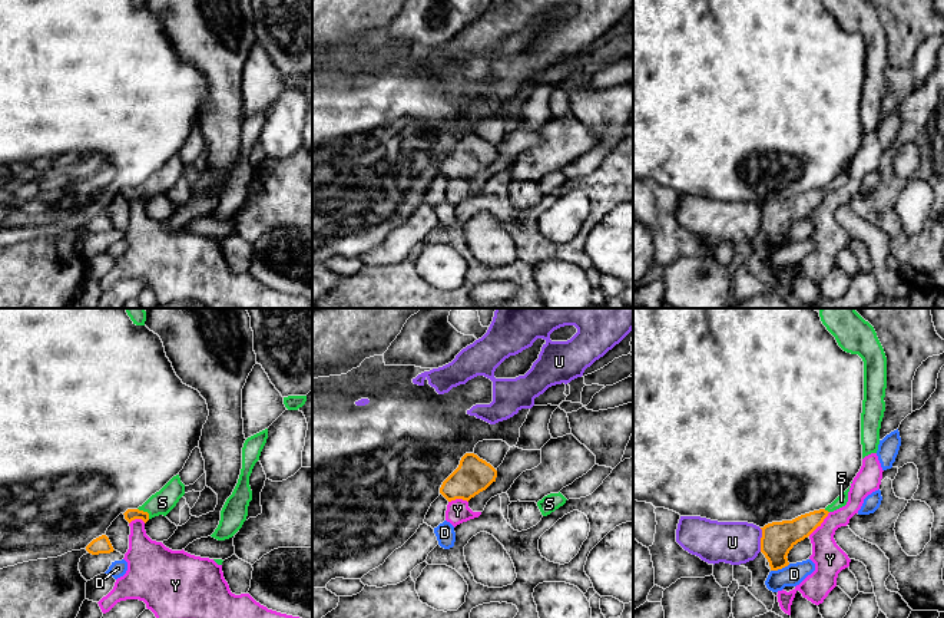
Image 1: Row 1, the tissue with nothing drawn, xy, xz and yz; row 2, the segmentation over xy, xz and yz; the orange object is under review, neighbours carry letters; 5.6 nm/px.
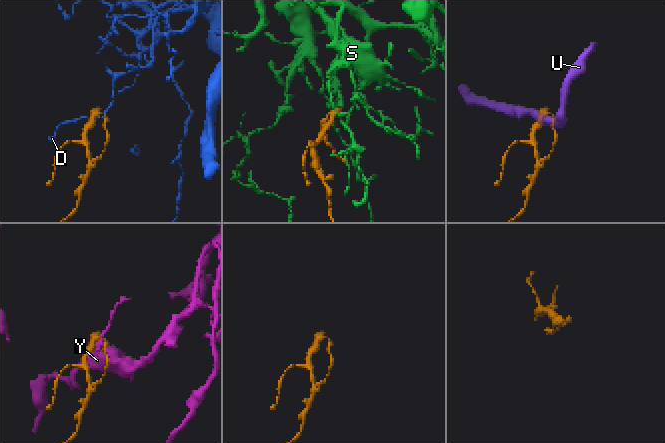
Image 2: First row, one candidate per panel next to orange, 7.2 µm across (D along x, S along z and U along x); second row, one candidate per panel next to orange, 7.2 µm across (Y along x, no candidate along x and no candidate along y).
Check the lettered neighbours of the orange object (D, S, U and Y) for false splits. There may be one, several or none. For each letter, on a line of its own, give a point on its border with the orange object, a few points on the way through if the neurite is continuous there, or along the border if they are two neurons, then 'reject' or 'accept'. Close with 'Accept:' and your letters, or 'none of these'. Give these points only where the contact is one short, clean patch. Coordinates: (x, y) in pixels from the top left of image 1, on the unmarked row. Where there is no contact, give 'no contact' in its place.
D: meets orange in yz at (779, 247); reject
S: meets orange in xy at (145, 191); runs through xy (131, 194), (145, 191), (162, 181); accept
U: meets orange in yz at (761, 218); border along yz (759, 207), (761, 230); reject
Y: meets orange in yz at (820, 202); reject
Accept: S

